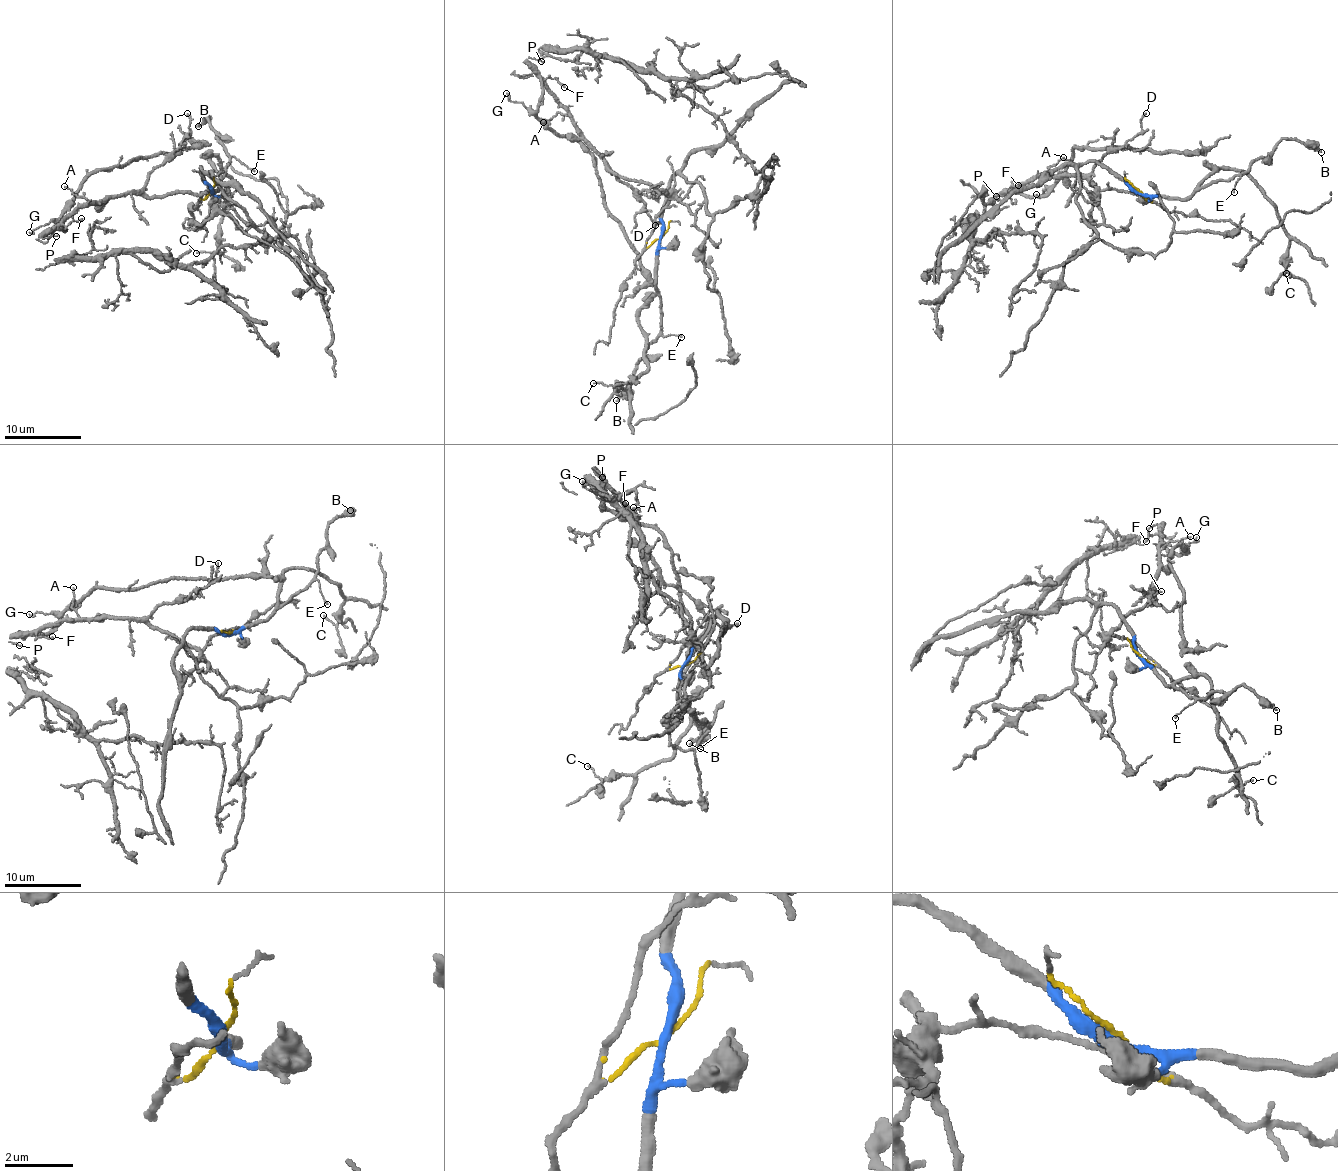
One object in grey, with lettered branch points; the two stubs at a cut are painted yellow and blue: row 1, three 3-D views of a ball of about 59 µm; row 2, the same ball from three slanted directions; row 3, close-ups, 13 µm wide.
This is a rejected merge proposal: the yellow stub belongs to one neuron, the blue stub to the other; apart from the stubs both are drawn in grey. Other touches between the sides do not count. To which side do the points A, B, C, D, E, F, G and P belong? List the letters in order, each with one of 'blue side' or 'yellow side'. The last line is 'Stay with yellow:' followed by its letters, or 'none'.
A: yellow side
B: blue side
C: blue side
D: yellow side
E: blue side
F: yellow side
G: yellow side
P: yellow side
Stay with yellow: A, D, F, G, P

